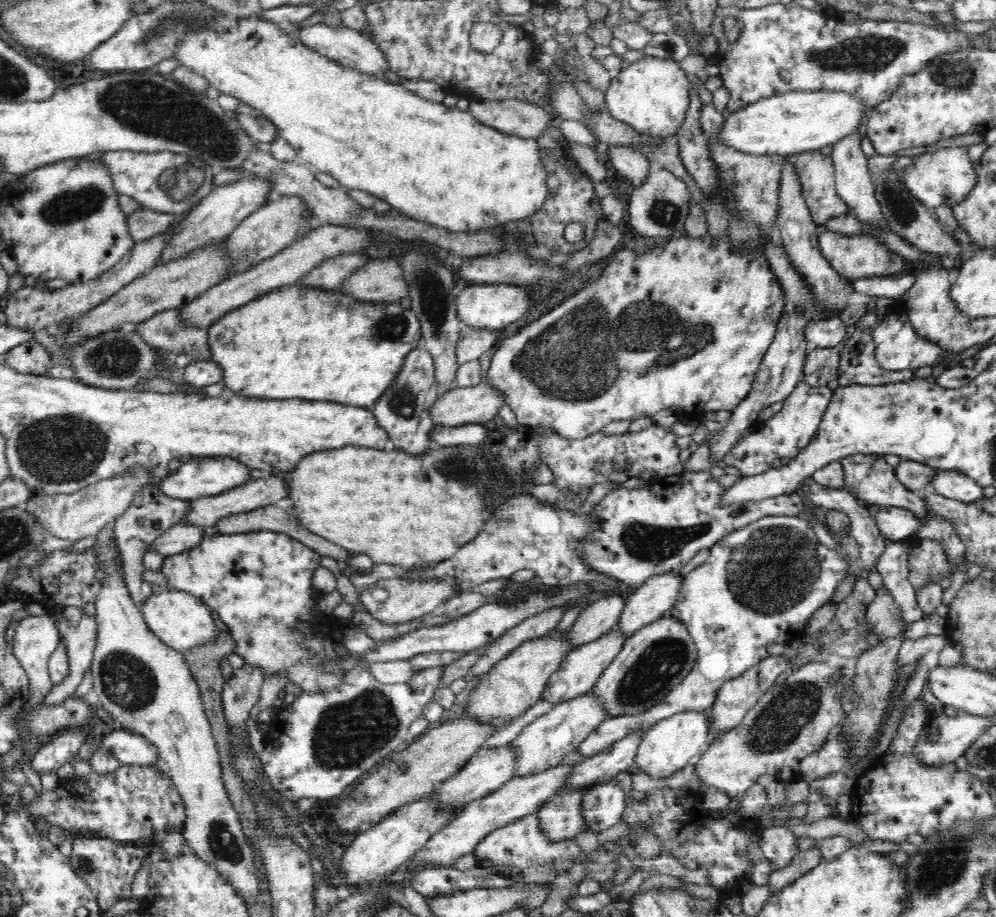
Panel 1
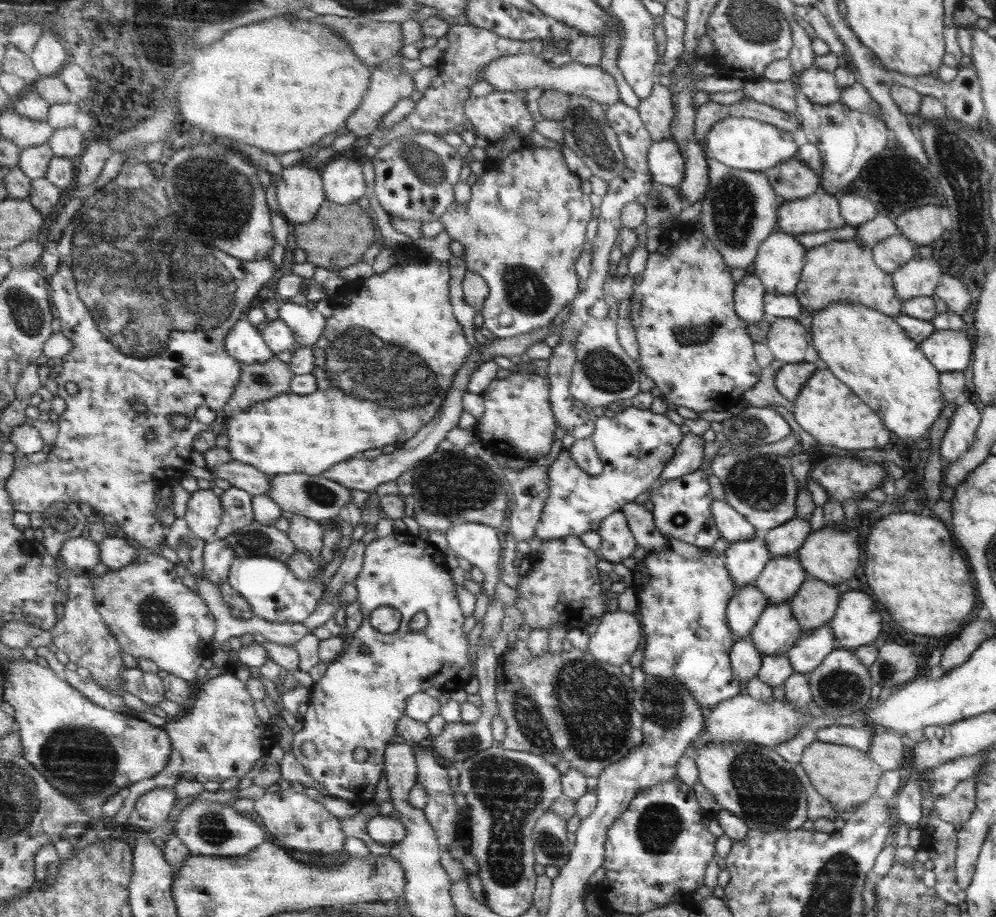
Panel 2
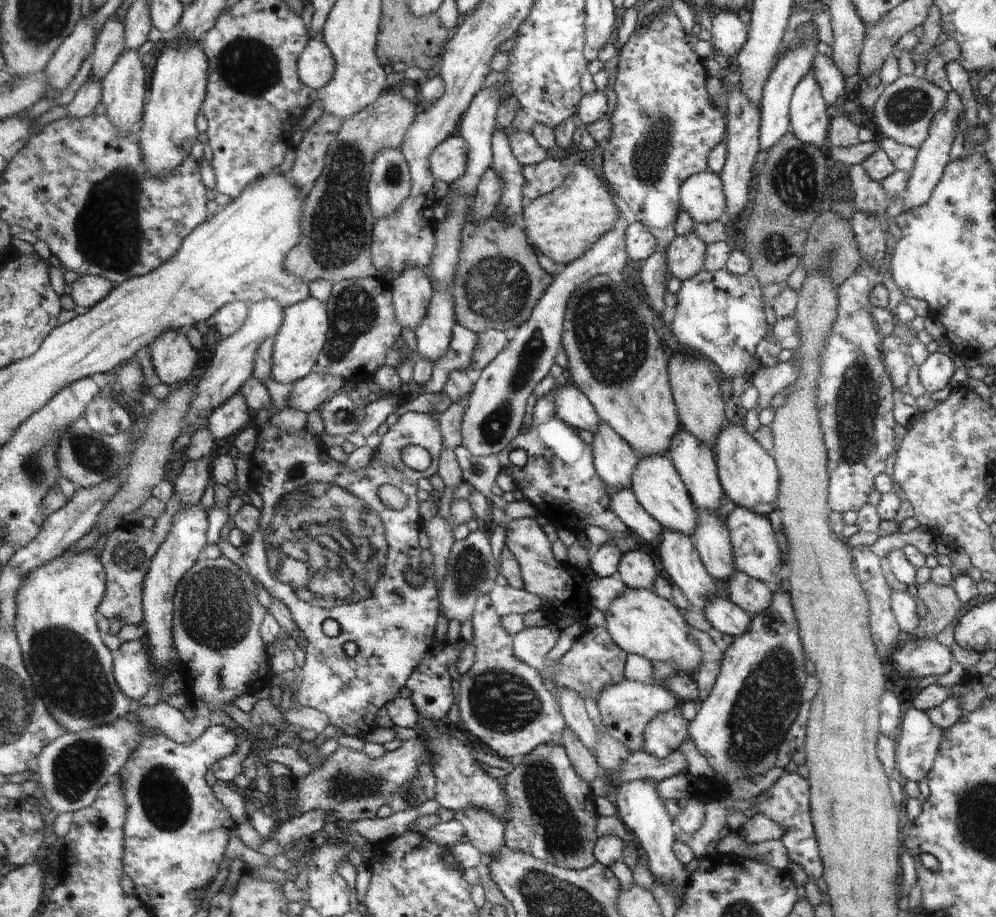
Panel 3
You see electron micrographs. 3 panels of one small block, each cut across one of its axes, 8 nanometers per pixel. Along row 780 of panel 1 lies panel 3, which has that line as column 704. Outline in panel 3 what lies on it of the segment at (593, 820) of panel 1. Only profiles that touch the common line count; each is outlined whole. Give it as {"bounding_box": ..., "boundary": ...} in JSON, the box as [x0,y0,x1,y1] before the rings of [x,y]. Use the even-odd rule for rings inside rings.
{"bounding_box":[702,595,750,636],"boundary":[[[713,595],[702,610],[705,620],[721,634],[737,636],[748,630],[750,618],[729,599]]]}

